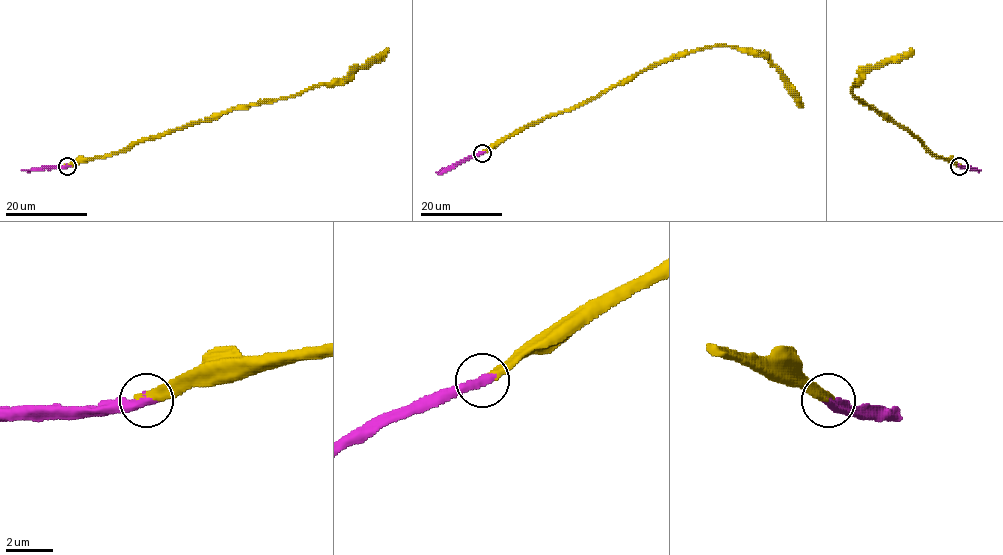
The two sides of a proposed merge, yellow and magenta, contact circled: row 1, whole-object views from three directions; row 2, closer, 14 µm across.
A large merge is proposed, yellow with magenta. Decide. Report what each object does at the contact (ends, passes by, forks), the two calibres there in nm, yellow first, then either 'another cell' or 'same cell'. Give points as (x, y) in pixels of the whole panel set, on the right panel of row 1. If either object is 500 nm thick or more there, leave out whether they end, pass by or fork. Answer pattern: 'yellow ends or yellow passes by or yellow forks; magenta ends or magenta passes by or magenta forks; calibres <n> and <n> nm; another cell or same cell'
yellow ends; magenta ends; calibres 380 and 400 nm; same cell

